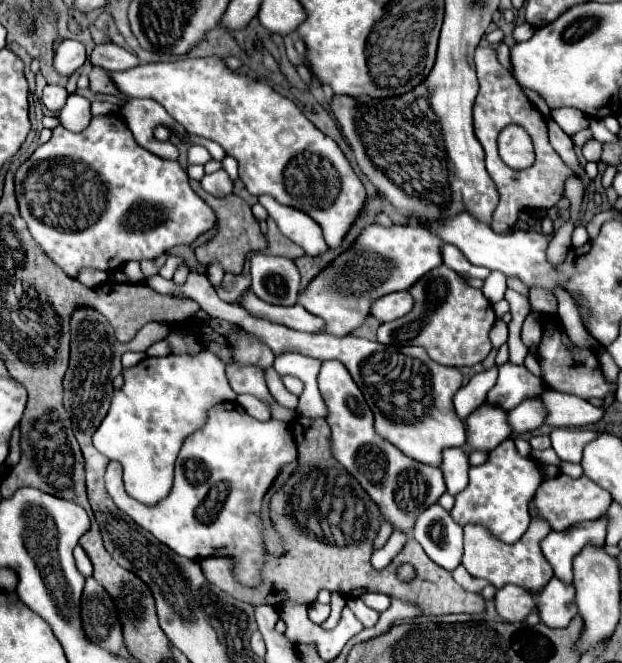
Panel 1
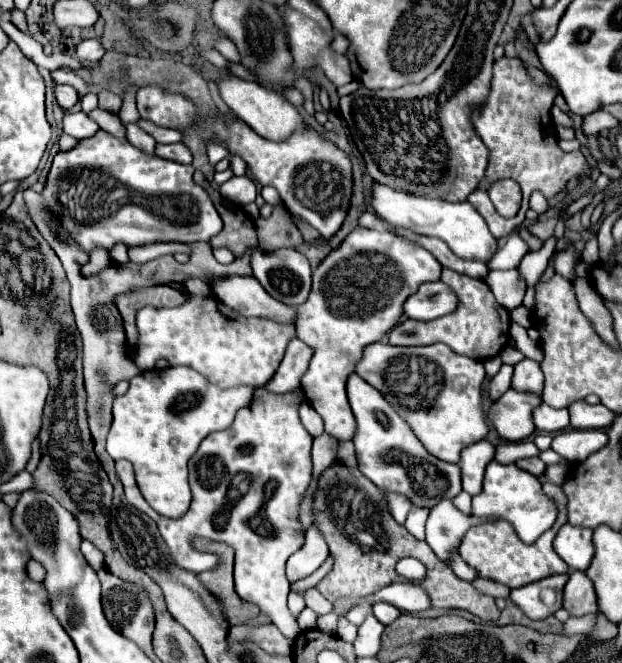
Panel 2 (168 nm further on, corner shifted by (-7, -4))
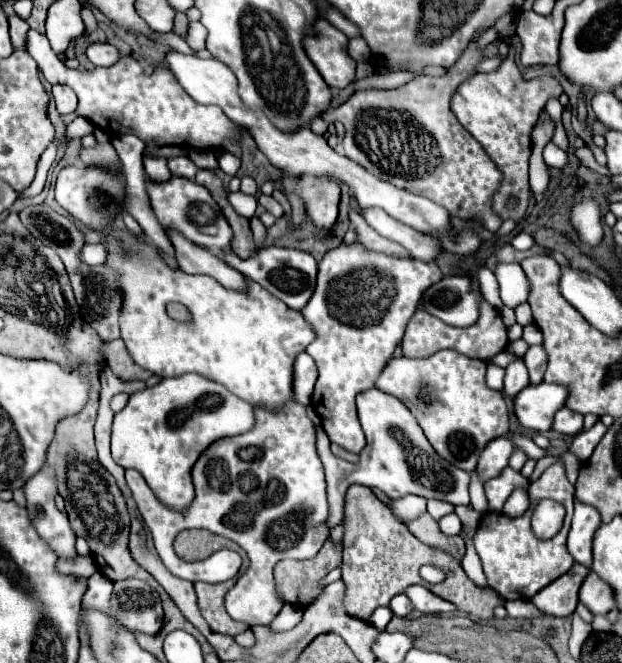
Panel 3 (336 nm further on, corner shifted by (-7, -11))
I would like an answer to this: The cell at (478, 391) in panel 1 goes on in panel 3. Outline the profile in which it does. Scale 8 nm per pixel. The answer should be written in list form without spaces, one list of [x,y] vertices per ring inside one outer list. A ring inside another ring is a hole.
[[[517,359],[517,363],[511,363],[507,367],[507,375],[505,375],[505,385],[503,385],[503,393],[509,397],[515,397],[521,389],[525,389],[529,385],[529,375],[525,371],[525,363],[523,359]]]

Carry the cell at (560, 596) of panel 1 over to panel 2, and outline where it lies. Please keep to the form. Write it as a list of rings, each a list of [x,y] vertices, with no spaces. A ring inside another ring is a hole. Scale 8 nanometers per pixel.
[[[573,570],[571,578],[565,586],[563,608],[571,612],[571,616],[583,616],[589,612],[597,612],[597,594],[593,582],[585,572]]]

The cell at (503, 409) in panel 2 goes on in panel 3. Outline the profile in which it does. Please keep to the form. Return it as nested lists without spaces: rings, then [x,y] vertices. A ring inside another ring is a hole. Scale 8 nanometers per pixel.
[[[539,383],[527,385],[513,401],[513,411],[523,429],[545,433],[551,427],[553,415],[565,403],[565,387]]]

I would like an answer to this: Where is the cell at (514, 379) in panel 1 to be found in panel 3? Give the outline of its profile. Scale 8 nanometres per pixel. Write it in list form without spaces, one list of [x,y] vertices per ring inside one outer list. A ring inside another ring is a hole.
[[[541,345],[539,347],[529,347],[529,351],[525,353],[523,357],[525,365],[527,365],[527,371],[529,371],[529,383],[535,385],[535,383],[541,383],[543,381],[543,373],[545,373],[545,351],[541,351]]]

